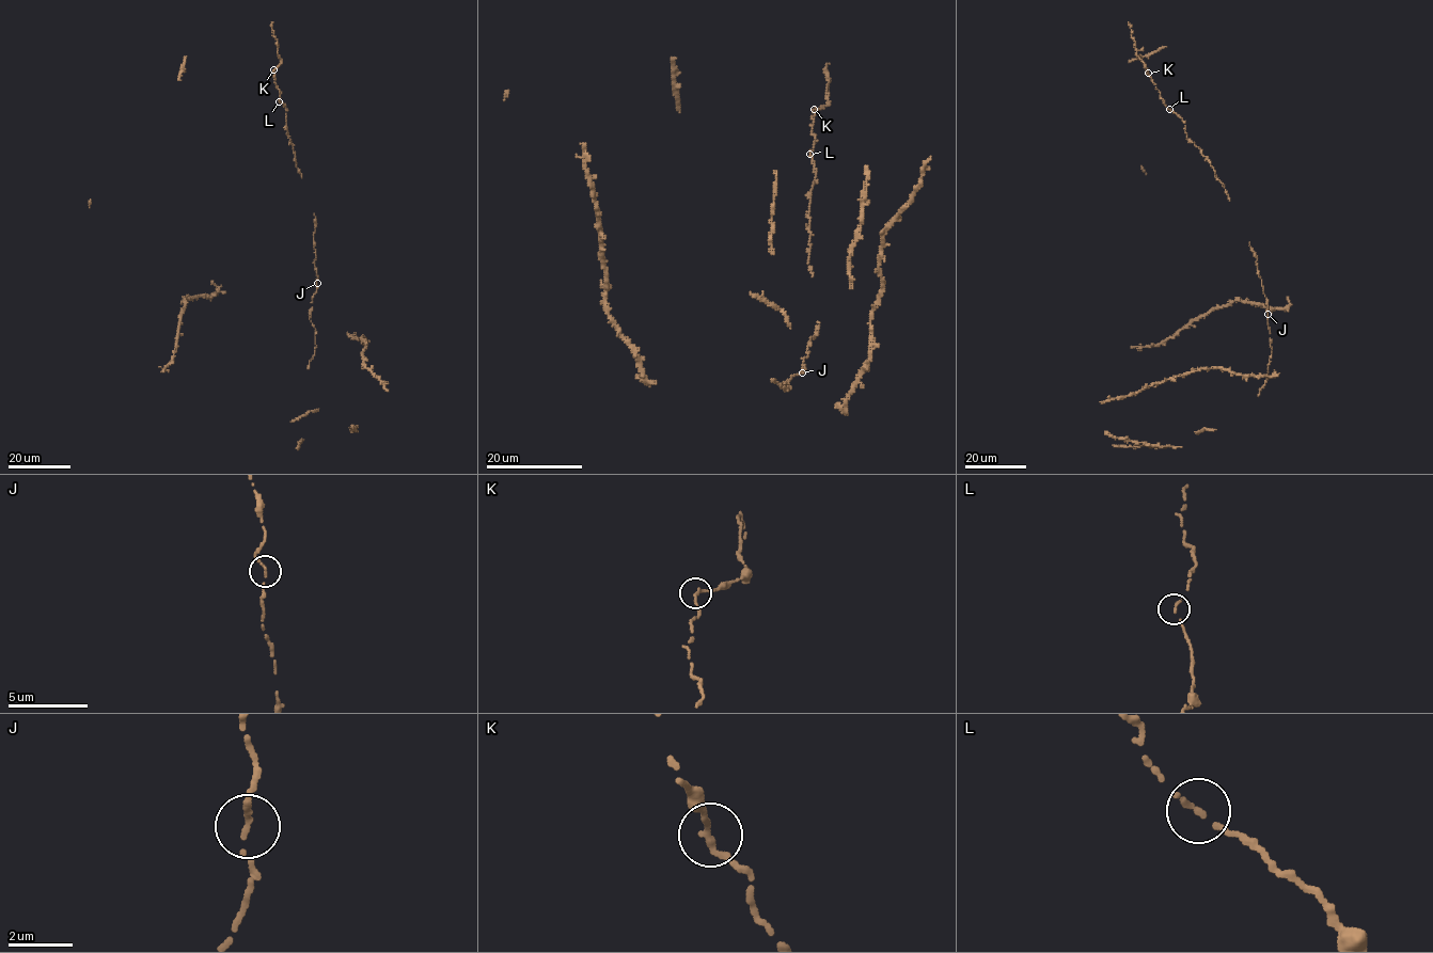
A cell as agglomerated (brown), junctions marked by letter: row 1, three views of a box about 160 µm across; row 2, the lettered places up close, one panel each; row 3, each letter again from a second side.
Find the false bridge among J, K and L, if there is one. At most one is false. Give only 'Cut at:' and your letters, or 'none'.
Cut at: none

